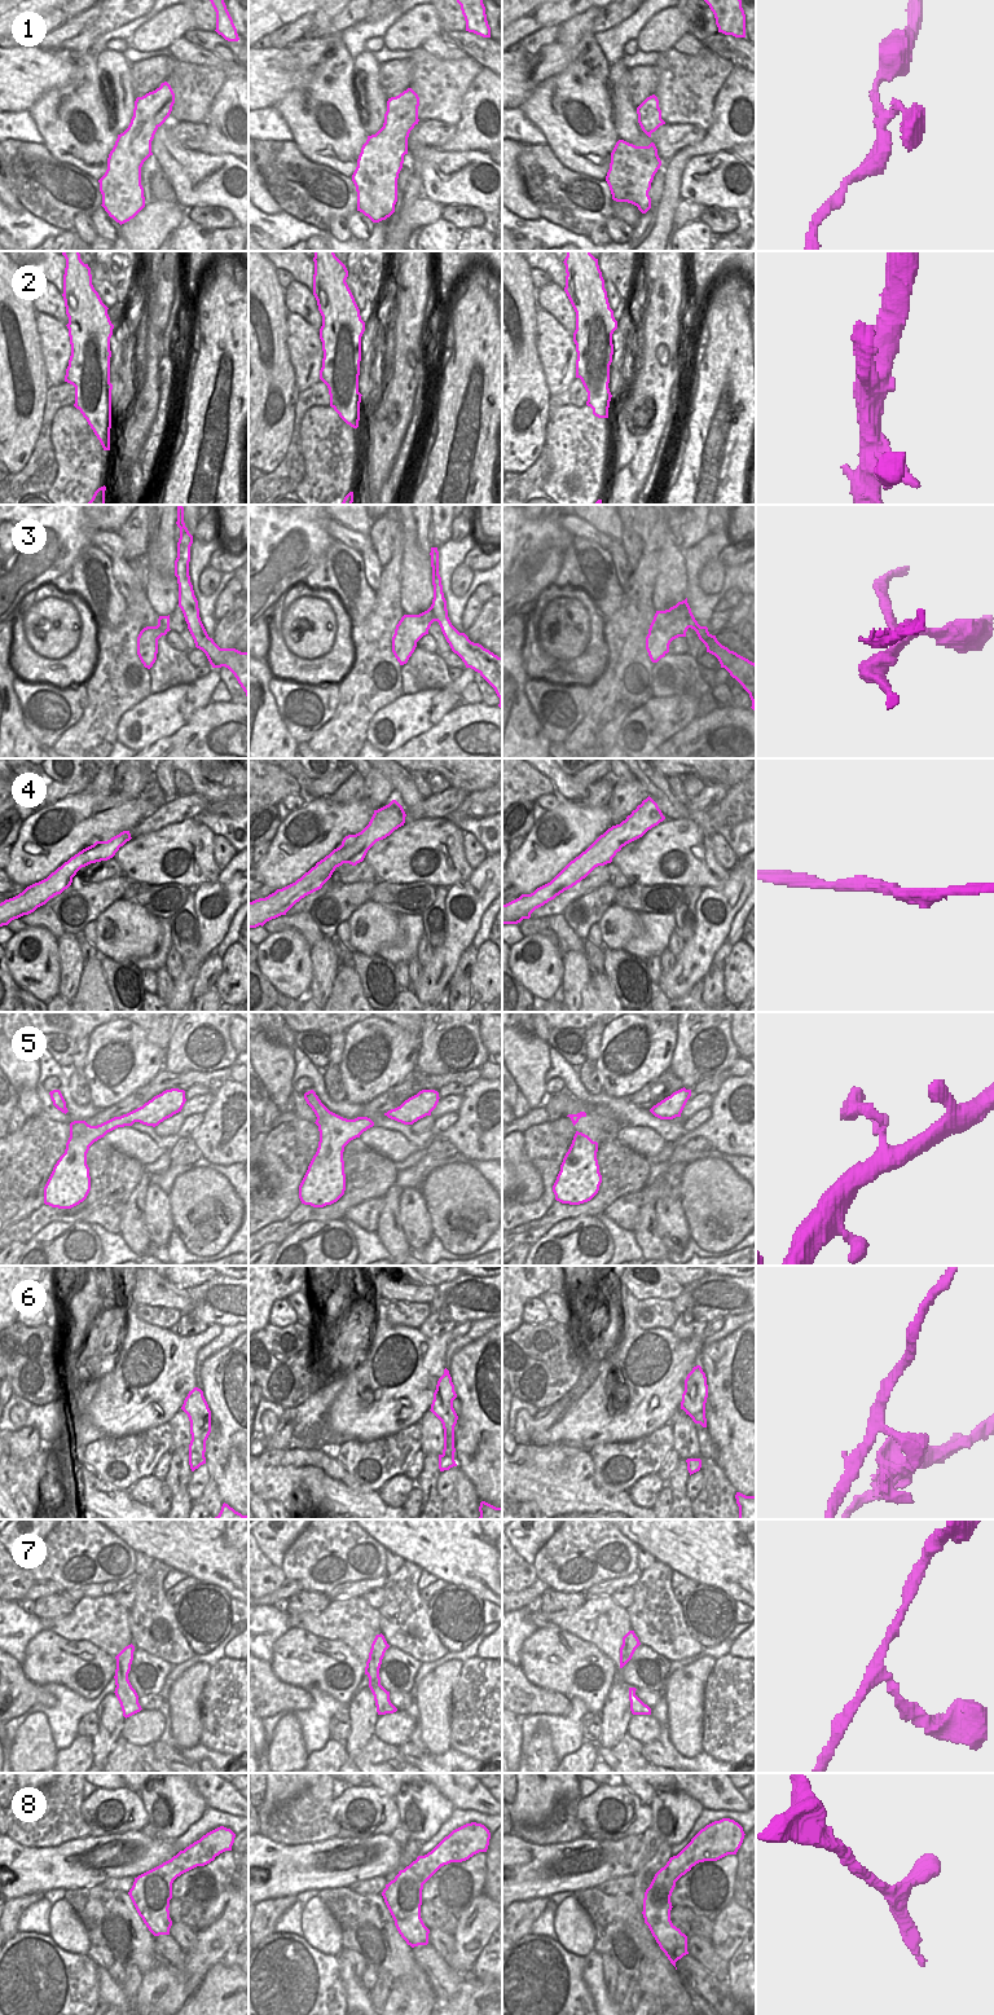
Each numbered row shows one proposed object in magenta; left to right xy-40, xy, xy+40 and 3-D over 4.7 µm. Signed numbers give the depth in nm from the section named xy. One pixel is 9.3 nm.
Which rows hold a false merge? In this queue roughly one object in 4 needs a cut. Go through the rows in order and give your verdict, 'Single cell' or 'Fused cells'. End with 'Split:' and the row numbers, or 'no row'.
1: Single cell
2: Single cell
3: Fused cells
4: Single cell
5: Single cell
6: Fused cells
7: Single cell
8: Single cell
Split: 3, 6.

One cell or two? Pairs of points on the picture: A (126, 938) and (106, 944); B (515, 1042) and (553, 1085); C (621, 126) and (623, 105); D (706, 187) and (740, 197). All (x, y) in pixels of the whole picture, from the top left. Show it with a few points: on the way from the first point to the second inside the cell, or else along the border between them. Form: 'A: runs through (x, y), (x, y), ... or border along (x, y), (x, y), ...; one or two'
A: runs through (121, 938), (111, 941); one
B: border along (545, 1082), (546, 1095); two
C: runs through (623, 121), (623, 110); one
D: runs through (715, 187), (722, 187), (731, 194); one

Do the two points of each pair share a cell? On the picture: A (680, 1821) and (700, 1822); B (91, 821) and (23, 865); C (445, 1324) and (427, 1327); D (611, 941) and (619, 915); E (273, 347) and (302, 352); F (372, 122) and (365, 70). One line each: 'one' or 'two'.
A: two
B: one
C: one
D: one
E: two
F: one

